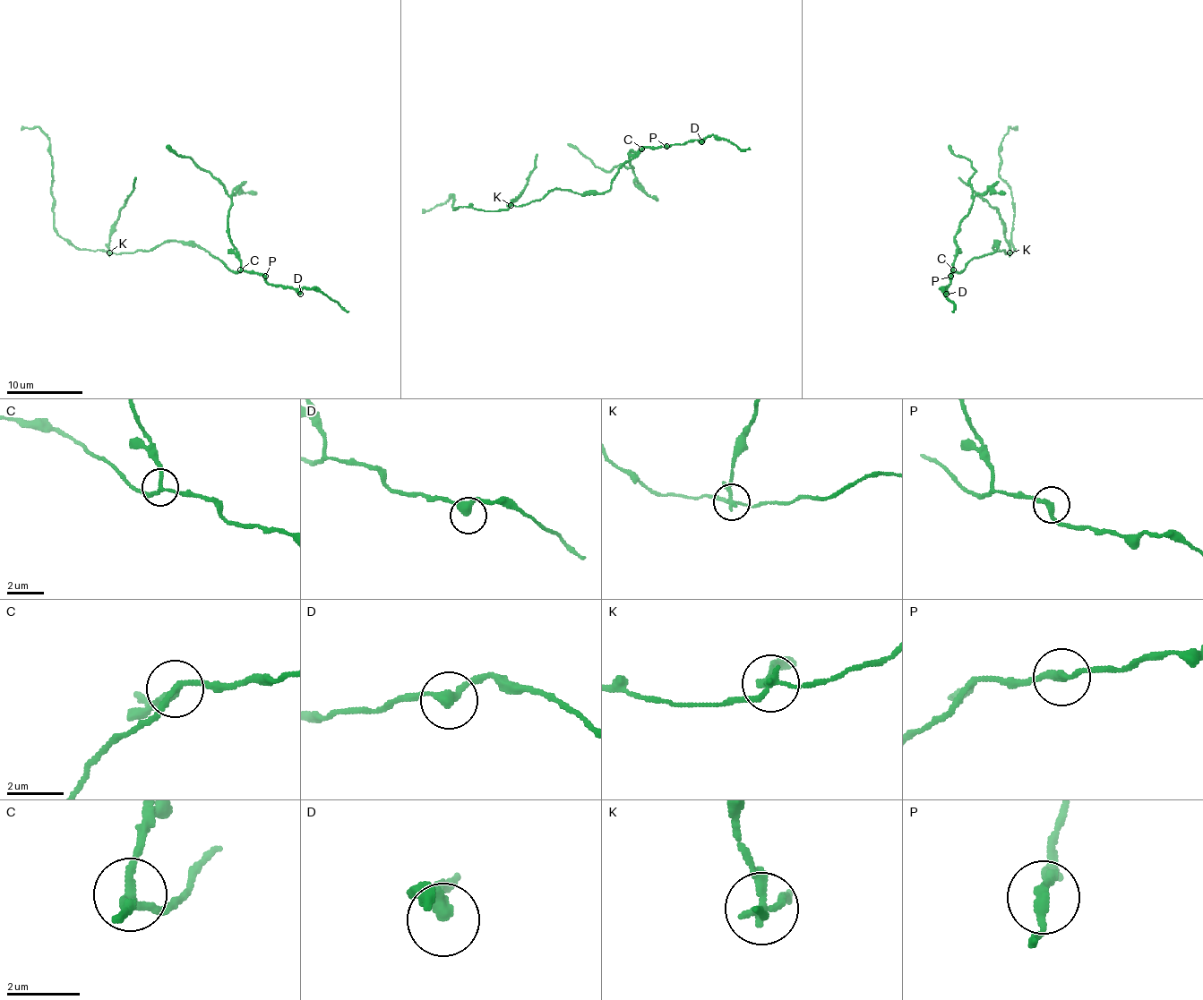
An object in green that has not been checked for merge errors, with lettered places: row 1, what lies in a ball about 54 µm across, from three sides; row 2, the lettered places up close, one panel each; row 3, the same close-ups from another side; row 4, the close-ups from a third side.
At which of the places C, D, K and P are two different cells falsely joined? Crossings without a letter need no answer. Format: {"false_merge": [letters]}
{"false_merge": ["C", "K"]}

